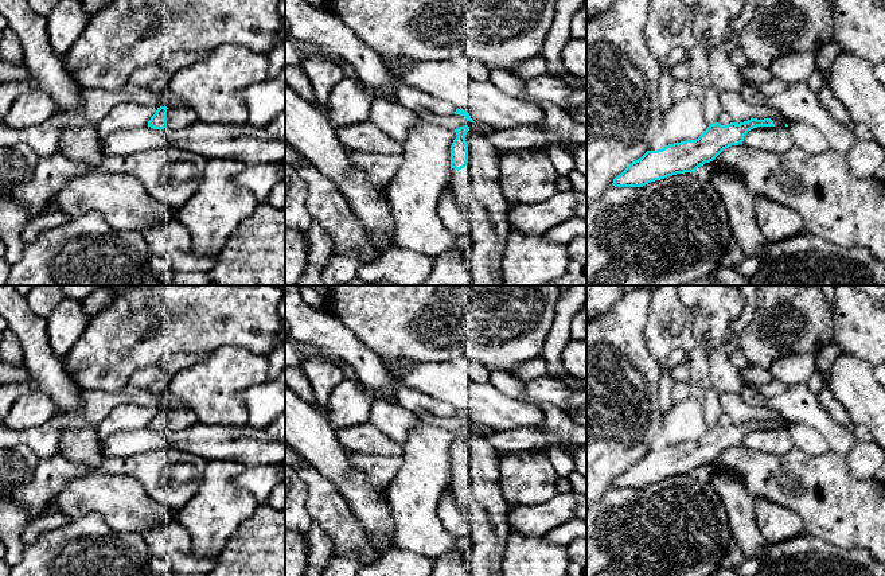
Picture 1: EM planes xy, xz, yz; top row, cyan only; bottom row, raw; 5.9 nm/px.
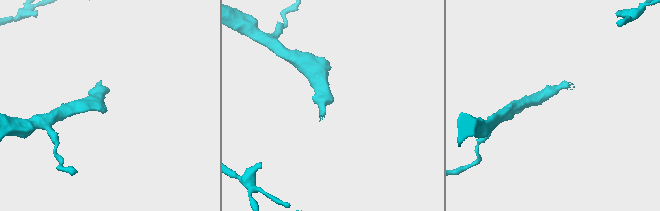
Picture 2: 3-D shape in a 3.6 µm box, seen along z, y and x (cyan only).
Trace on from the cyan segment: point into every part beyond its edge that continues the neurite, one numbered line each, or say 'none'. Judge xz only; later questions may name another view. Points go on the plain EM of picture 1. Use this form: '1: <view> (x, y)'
1: xz (476, 487)

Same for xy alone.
1: xy (176, 419)

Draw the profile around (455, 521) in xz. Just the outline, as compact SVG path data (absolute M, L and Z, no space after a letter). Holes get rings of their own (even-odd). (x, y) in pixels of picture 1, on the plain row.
M451 486L444 493L442 499L438 502L437 513L444 529L453 536L455 540L472 534L469 519L456 502L456 495Z

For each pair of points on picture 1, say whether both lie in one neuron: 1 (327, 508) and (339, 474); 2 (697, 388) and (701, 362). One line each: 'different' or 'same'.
1: different
2: same

